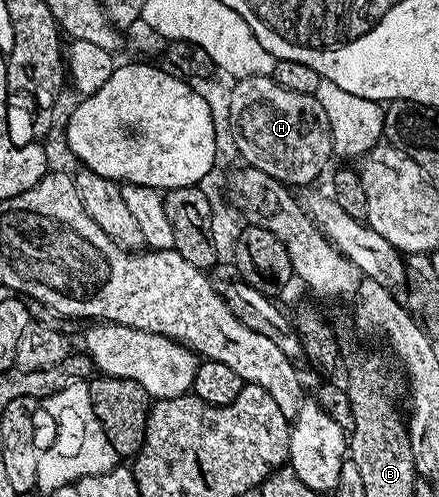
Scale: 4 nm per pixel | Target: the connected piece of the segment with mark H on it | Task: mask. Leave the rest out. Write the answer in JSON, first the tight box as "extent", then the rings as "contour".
{"extent":[229,76,333,187],"contour":[[[274,76],[238,78],[233,87],[229,119],[240,158],[248,166],[260,169],[288,187],[296,187],[295,185],[307,187],[315,183],[315,180],[322,175],[327,160],[333,157],[329,121],[318,99],[310,93],[289,91],[285,87],[276,85]]]}

